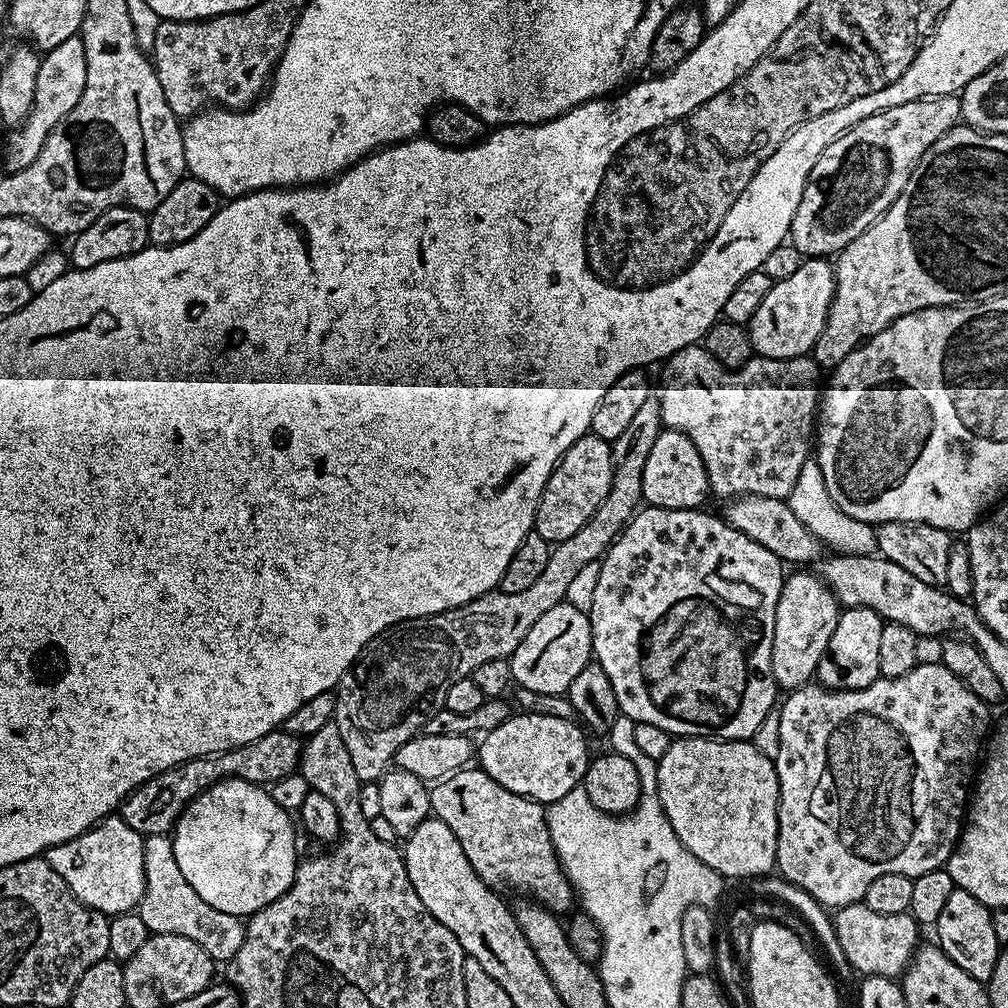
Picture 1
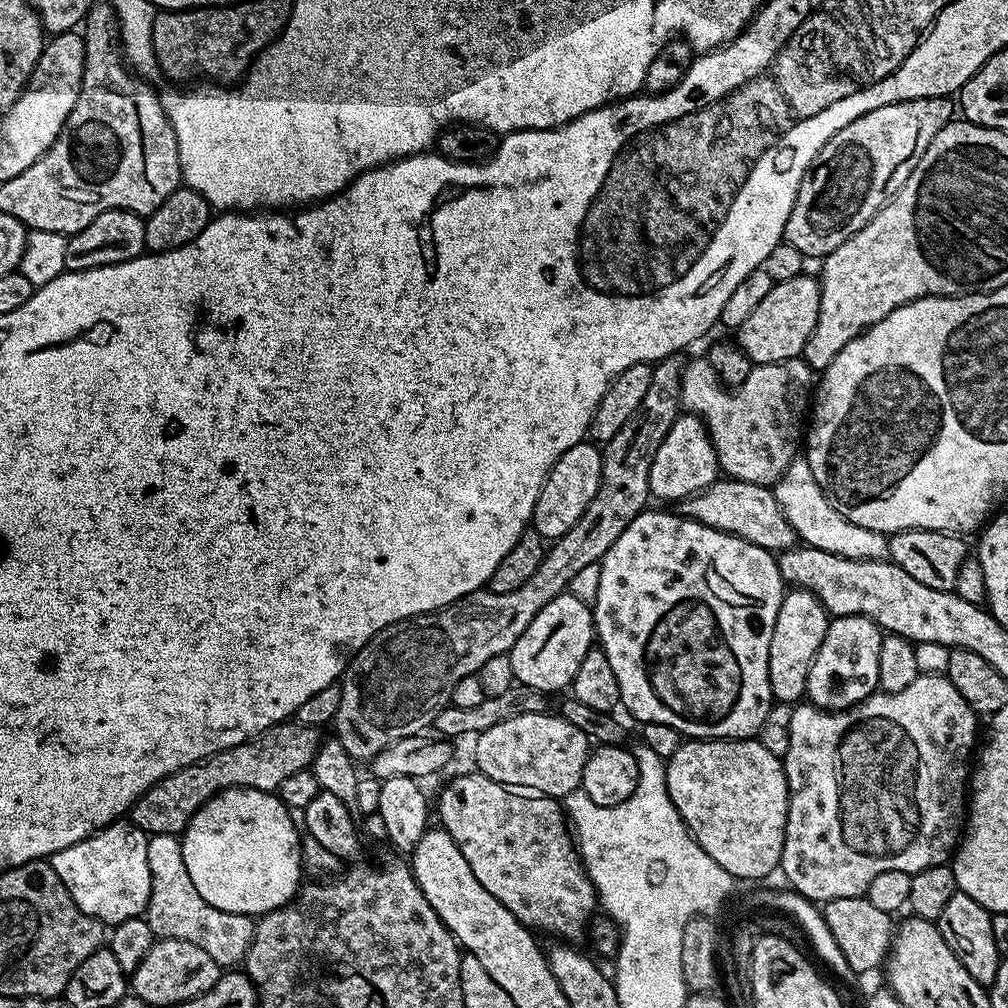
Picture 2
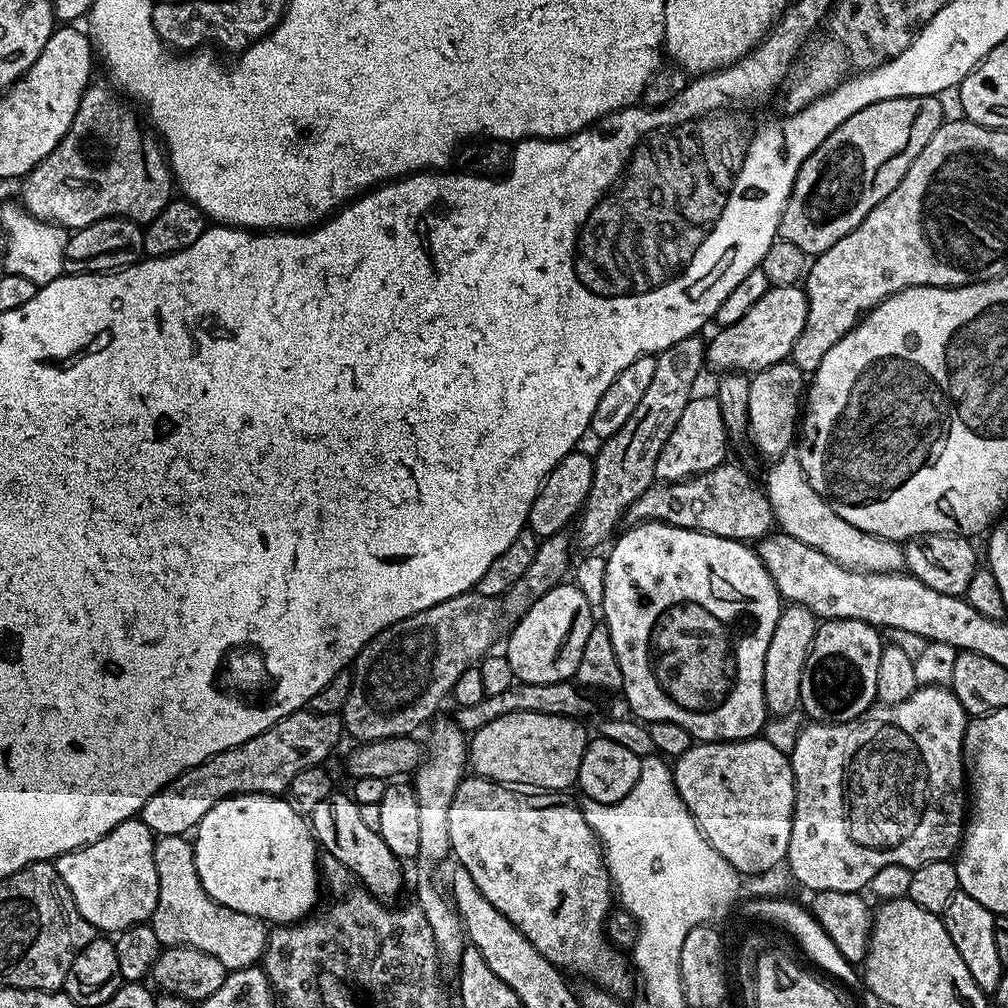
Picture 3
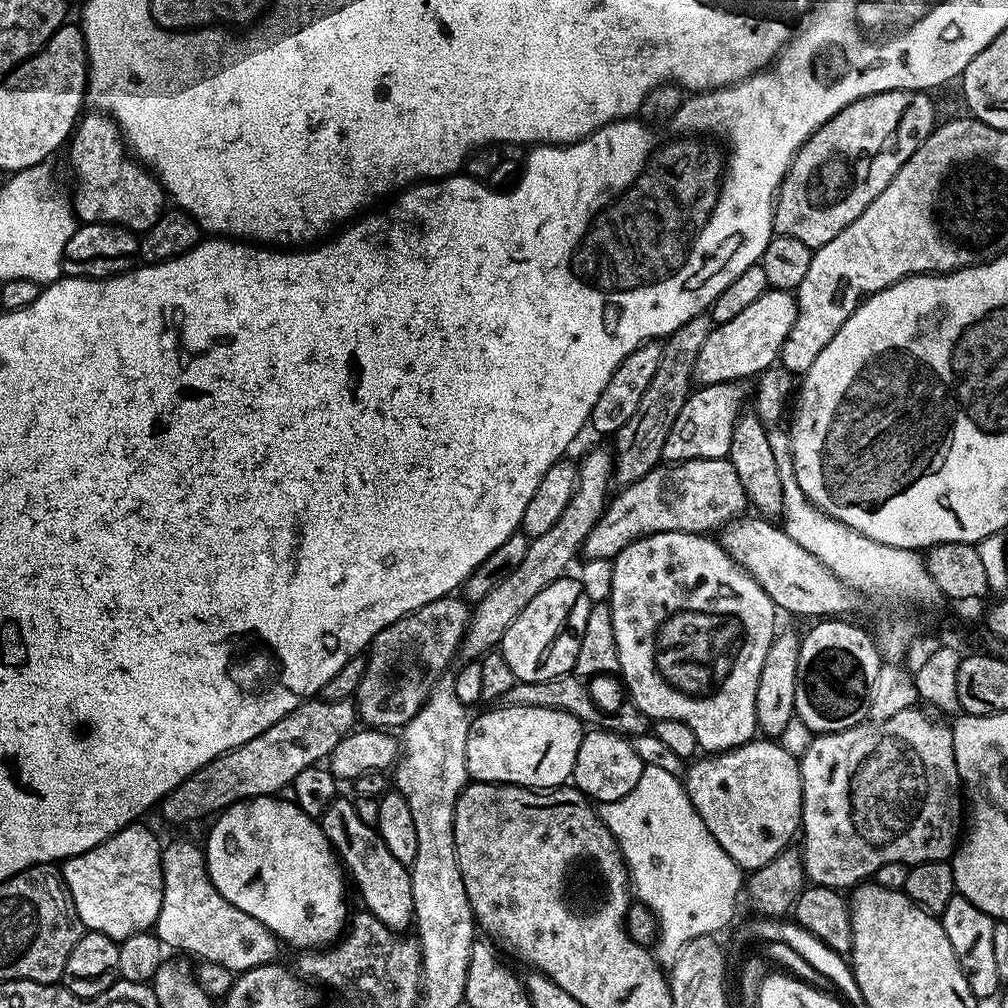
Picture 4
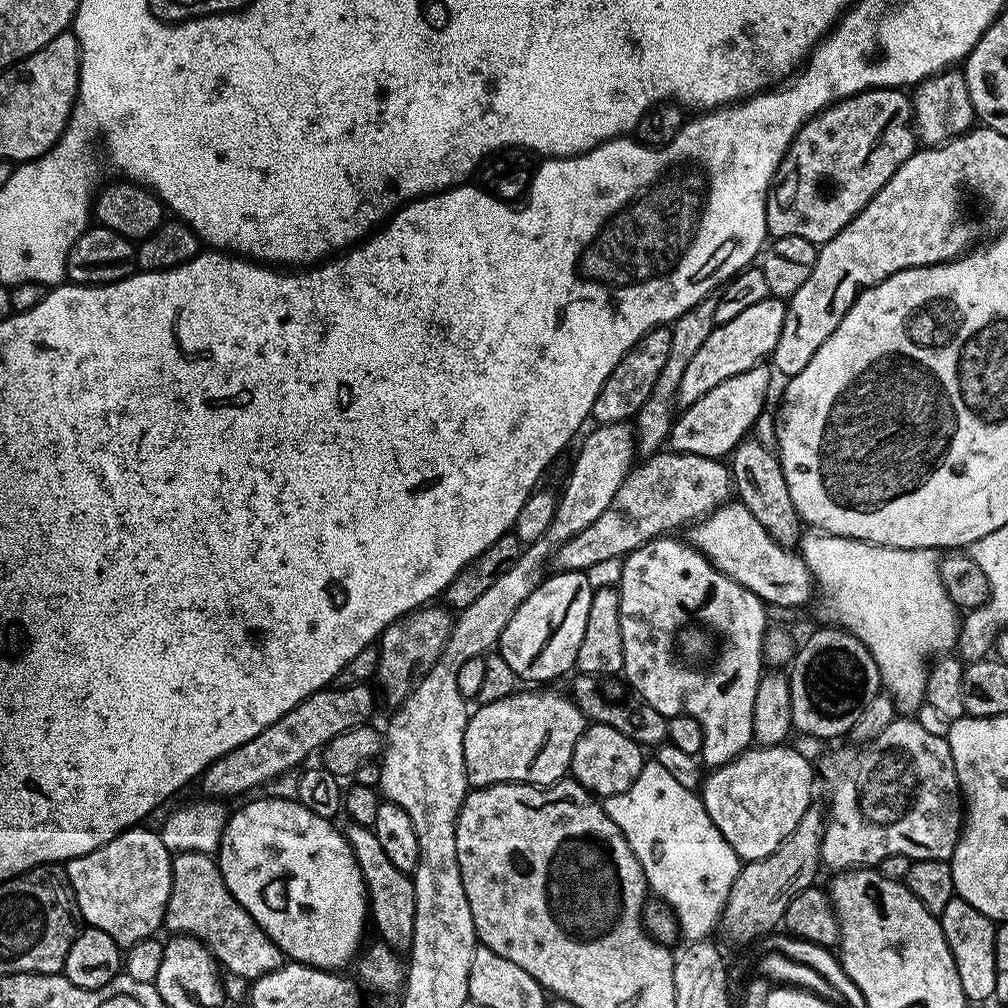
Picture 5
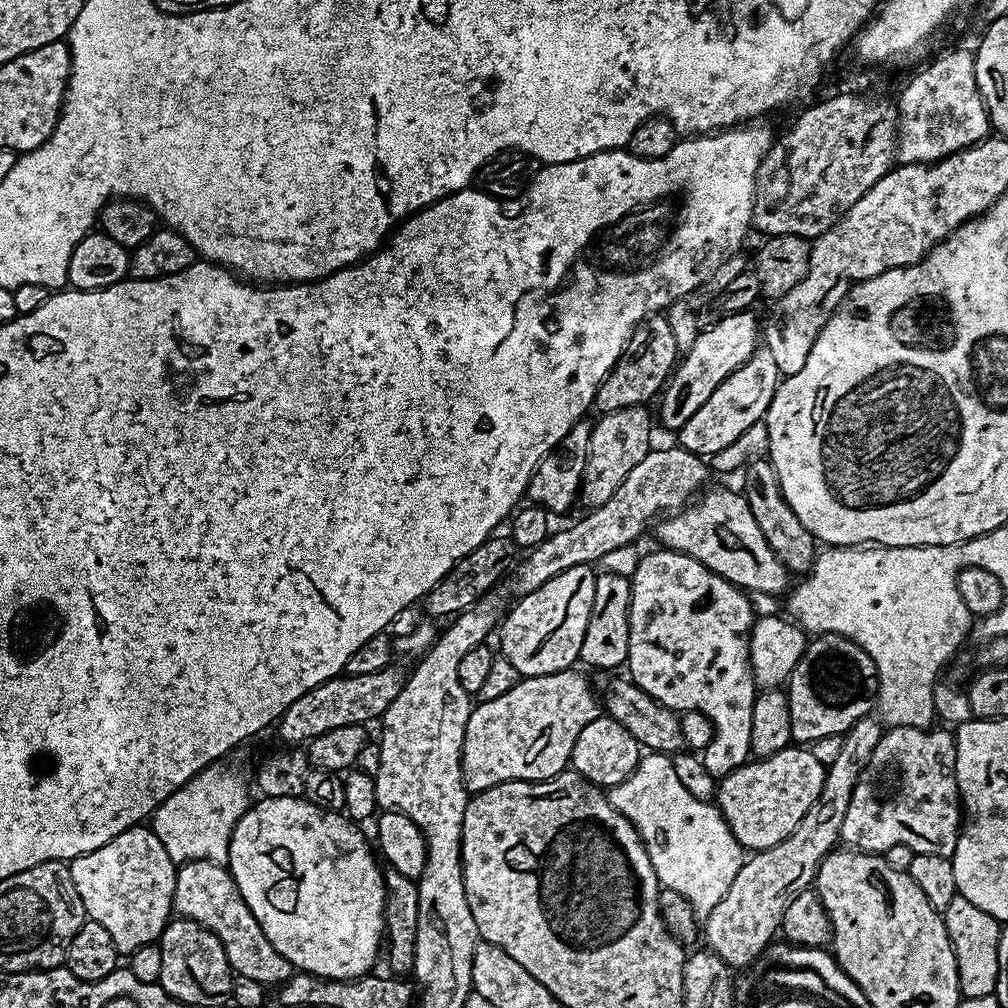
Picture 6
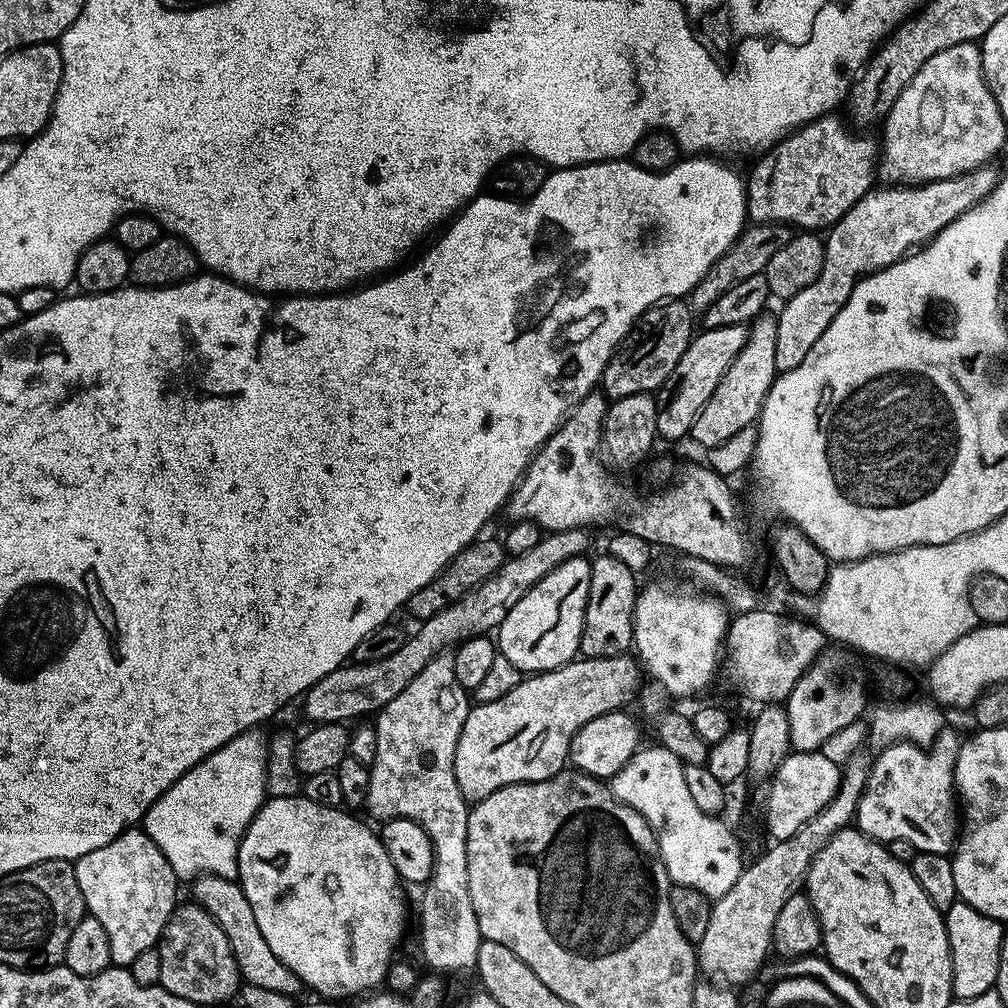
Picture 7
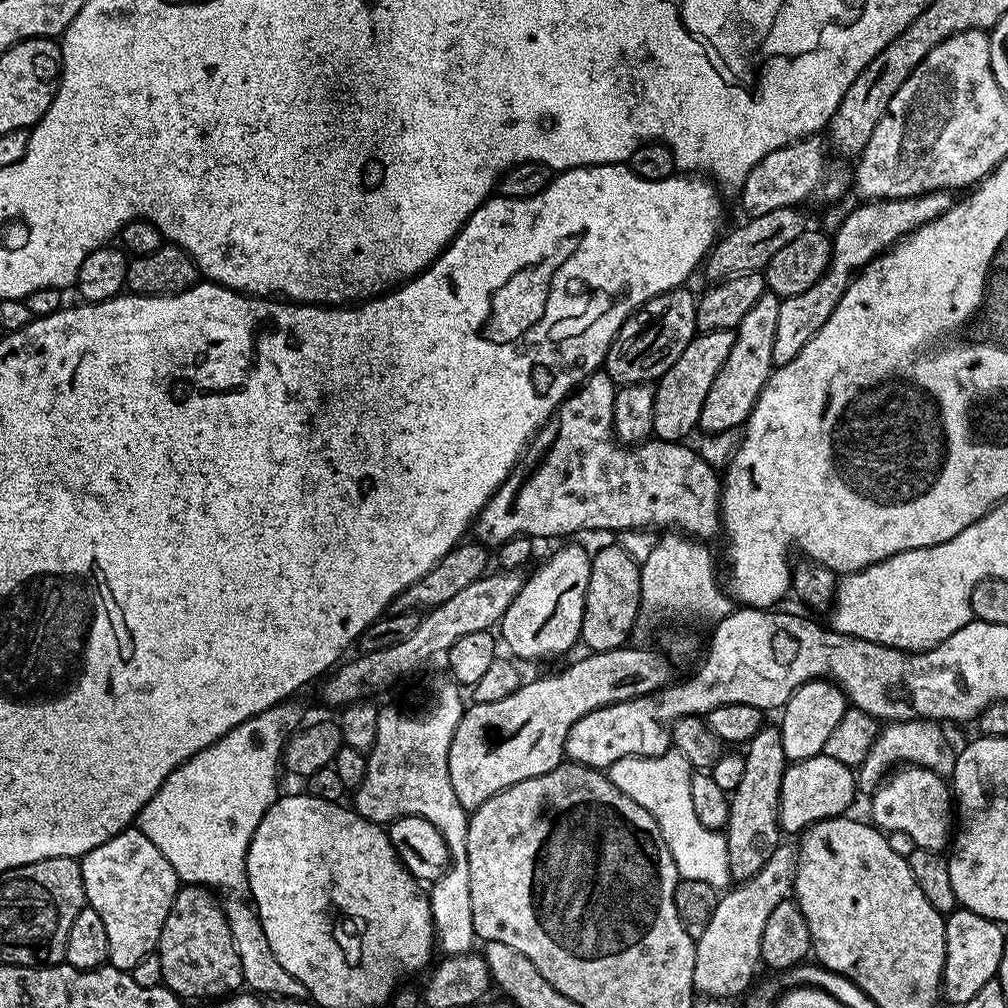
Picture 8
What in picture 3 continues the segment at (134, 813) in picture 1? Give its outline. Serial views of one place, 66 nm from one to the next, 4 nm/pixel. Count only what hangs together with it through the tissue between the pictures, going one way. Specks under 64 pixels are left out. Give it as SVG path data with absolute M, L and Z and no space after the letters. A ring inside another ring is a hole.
M301 710L282 718L274 726L270 726L262 734L250 738L250 742L242 742L242 746L234 746L230 750L222 750L214 754L206 762L186 770L178 778L174 778L146 806L142 806L139 820L157 837L188 836L202 822L206 810L218 806L231 796L239 796L241 792L258 792L266 796L287 793L290 782L294 782L302 770L310 770L325 763L324 759L331 754L339 742L340 736L345 735L344 725L339 715L318 714L311 710Z

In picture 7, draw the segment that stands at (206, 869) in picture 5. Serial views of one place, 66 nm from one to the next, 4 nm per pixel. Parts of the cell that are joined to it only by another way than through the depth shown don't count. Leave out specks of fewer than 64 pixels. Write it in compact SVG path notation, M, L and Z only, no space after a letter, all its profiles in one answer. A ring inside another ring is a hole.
M202 875L191 881L190 888L192 888L191 899L201 908L205 908L214 918L214 922L218 922L218 926L222 926L234 950L241 981L244 984L262 986L262 990L275 990L278 994L286 994L293 998L299 997L302 985L298 974L294 974L294 970L290 970L290 966L286 966L282 958L278 958L278 954L270 950L262 929L258 927L258 921L254 919L254 910L250 910L250 902L246 902L246 894L240 888L239 883L221 876Z

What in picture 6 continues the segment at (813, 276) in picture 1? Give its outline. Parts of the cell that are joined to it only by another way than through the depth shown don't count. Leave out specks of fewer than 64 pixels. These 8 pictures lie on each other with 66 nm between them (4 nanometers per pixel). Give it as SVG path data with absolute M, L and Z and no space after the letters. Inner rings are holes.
M749 310L747 312L732 312L729 314L721 315L721 320L717 324L712 324L708 329L697 331L696 340L689 348L679 357L678 363L673 367L669 377L668 383L664 385L662 389L662 395L660 400L660 416L658 412L658 420L665 424L666 427L672 428L672 430L678 430L682 426L686 426L686 422L690 422L690 417L697 412L698 406L702 406L702 402L706 402L706 398L710 398L710 394L714 394L714 390L718 390L718 386L722 386L722 382L726 382L726 378L730 378L730 374L734 374L734 370L738 370L740 364L744 364L749 358L756 353L757 348L761 347L762 340L760 340L760 320L755 316L755 311Z

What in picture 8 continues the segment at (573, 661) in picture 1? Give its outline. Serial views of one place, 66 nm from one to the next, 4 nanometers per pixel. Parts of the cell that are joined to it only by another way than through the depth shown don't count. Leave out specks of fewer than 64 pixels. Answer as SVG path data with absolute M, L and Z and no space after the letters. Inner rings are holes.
M576 542L561 543L564 545L533 576L529 575L525 579L518 598L510 602L510 610L506 610L500 619L498 632L503 647L505 644L517 661L560 656L563 652L570 651L580 640L592 556L582 545L572 543Z

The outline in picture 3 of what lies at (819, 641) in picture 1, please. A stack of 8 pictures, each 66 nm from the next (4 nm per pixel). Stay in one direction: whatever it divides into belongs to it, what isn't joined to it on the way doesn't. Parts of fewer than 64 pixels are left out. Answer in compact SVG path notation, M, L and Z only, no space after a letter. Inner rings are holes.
M800 604L781 607L778 626L774 626L774 634L770 634L770 646L766 646L766 662L762 666L764 701L773 717L786 715L800 708L802 670L806 666L817 627L818 618L809 608Z

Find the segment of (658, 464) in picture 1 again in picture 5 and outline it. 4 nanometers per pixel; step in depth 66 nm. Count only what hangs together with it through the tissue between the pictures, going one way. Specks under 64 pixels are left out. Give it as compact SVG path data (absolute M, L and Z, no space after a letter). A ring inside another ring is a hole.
M761 362L750 370L742 370L742 374L734 374L734 378L726 378L726 382L718 382L714 390L702 394L698 402L677 415L672 425L671 451L727 457L755 429L756 419L765 411L767 404L764 403L767 402L768 391L772 388L772 376L774 377L773 369Z

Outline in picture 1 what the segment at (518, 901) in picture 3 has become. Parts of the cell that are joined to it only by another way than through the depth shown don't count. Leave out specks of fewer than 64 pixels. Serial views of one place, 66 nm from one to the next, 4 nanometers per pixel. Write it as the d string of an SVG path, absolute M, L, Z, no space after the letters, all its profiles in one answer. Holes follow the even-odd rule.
M479 766L461 768L452 776L446 776L443 780L433 783L430 788L432 794L431 815L437 820L446 822L450 830L454 830L454 838L458 838L458 846L470 858L470 866L486 882L489 888L520 892L521 897L535 900L544 908L557 914L571 913L574 908L574 889L569 882L564 870L560 866L560 859L556 857L556 851L552 845L552 839L548 833L548 817L545 805L531 800L528 796L519 796L510 790L506 790L494 778L490 778Z

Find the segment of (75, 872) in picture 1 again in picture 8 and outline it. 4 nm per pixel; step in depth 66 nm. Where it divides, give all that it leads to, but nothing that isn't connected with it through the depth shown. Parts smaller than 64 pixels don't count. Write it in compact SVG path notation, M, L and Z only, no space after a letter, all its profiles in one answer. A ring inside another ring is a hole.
M132 826L107 840L102 846L86 853L80 860L80 869L87 907L98 910L106 926L106 935L112 944L108 964L131 973L132 968L138 966L142 958L146 958L146 954L157 951L166 914L170 914L170 906L174 906L174 898L178 891L174 866L170 866L170 862L162 858L162 850L158 850L158 846L154 846L154 842L150 842L150 838L146 838L146 834L142 834L139 827Z

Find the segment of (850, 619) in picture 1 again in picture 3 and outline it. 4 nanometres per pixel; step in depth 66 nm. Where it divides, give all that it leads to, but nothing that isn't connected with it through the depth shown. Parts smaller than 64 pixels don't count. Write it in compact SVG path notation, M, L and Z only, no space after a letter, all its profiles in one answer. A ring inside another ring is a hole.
M826 620L817 627L814 642L802 670L800 708L809 721L818 724L850 722L877 703L878 658L882 647L881 633L861 620Z

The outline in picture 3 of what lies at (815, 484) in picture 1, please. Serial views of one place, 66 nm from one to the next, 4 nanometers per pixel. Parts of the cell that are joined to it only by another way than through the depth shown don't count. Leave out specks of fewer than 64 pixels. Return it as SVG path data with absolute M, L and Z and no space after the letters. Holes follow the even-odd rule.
M799 451L783 452L775 457L773 464L776 465L768 472L766 491L775 527L783 535L798 538L798 542L806 542L806 546L814 546L814 550L822 550L826 558L834 558L834 562L843 568L861 572L899 572L905 567L904 549L897 541L883 540L880 536L858 530L858 526L850 526L850 522L838 518L831 503L817 494L814 486L810 486L806 470L802 470Z

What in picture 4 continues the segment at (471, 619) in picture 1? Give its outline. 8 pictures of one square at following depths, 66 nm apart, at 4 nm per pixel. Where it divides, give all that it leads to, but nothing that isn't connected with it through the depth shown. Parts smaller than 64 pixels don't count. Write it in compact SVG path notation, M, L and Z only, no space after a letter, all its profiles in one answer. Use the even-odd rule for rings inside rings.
M695 316L690 322L686 322L686 326L674 330L671 336L667 337L662 350L662 362L658 362L658 370L654 373L654 379L650 381L650 386L646 386L646 394L642 394L642 402L638 402L638 410L634 410L634 418L630 418L630 422L626 422L626 426L622 426L622 430L615 433L614 480L617 485L633 484L638 478L650 474L650 470L654 470L661 463L666 438L670 435L670 426L674 426L682 406L686 406L689 392L694 388L698 350L702 350L702 345L706 343L708 333L712 331L713 327L711 319ZM453 594L438 598L383 628L366 649L362 682L354 697L359 719L370 728L403 729L428 701L432 687L453 667L452 659L457 659L464 643L469 619L468 601Z

